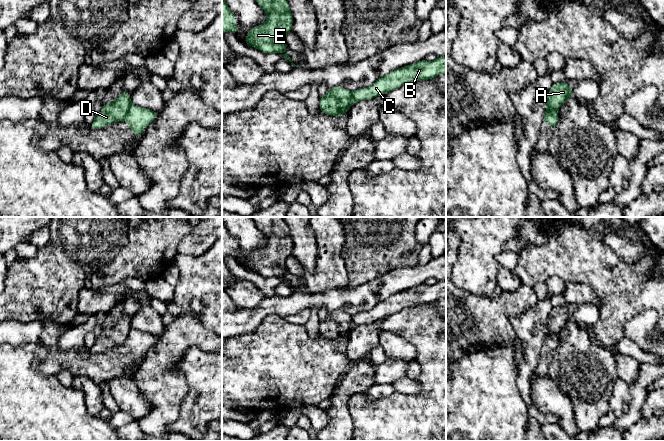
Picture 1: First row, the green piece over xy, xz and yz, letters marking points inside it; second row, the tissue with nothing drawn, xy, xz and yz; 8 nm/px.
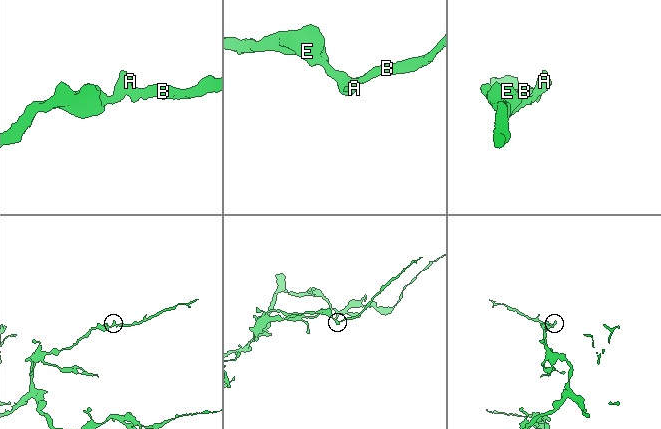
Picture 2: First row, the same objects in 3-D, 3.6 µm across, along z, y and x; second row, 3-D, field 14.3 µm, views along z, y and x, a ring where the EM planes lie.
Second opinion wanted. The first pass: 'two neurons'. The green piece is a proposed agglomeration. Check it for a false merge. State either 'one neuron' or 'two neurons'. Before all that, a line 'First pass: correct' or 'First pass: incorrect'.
First pass: correct
two neurons

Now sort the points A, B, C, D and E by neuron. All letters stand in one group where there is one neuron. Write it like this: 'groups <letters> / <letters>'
groups A D E / B C

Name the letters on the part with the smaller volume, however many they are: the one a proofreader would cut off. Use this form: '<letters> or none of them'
B, C

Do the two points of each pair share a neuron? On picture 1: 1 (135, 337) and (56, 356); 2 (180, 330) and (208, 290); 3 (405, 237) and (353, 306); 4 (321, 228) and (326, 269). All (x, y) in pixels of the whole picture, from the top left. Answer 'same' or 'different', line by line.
1: same
2: different
3: different
4: same

